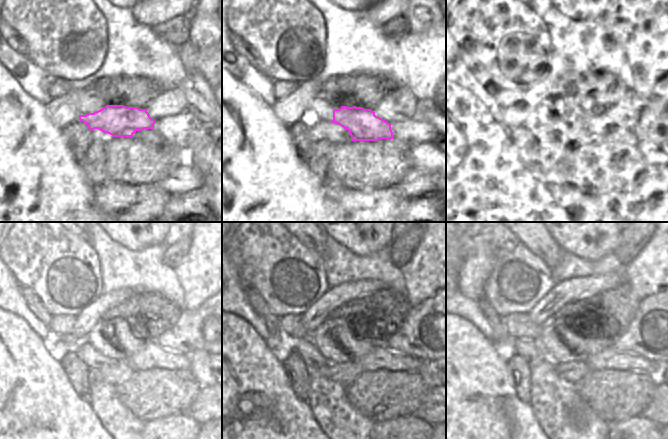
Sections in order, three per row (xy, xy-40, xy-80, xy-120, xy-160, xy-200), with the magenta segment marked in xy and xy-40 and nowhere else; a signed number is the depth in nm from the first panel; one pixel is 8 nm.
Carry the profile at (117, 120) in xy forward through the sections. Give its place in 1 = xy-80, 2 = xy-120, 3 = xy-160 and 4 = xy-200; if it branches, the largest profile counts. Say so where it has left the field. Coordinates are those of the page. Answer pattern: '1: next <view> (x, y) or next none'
1: next xy-80 (588, 130)
2: next xy-120 (152, 356)
3: next xy-160 (380, 357)
4: next xy-200 (609, 358)

